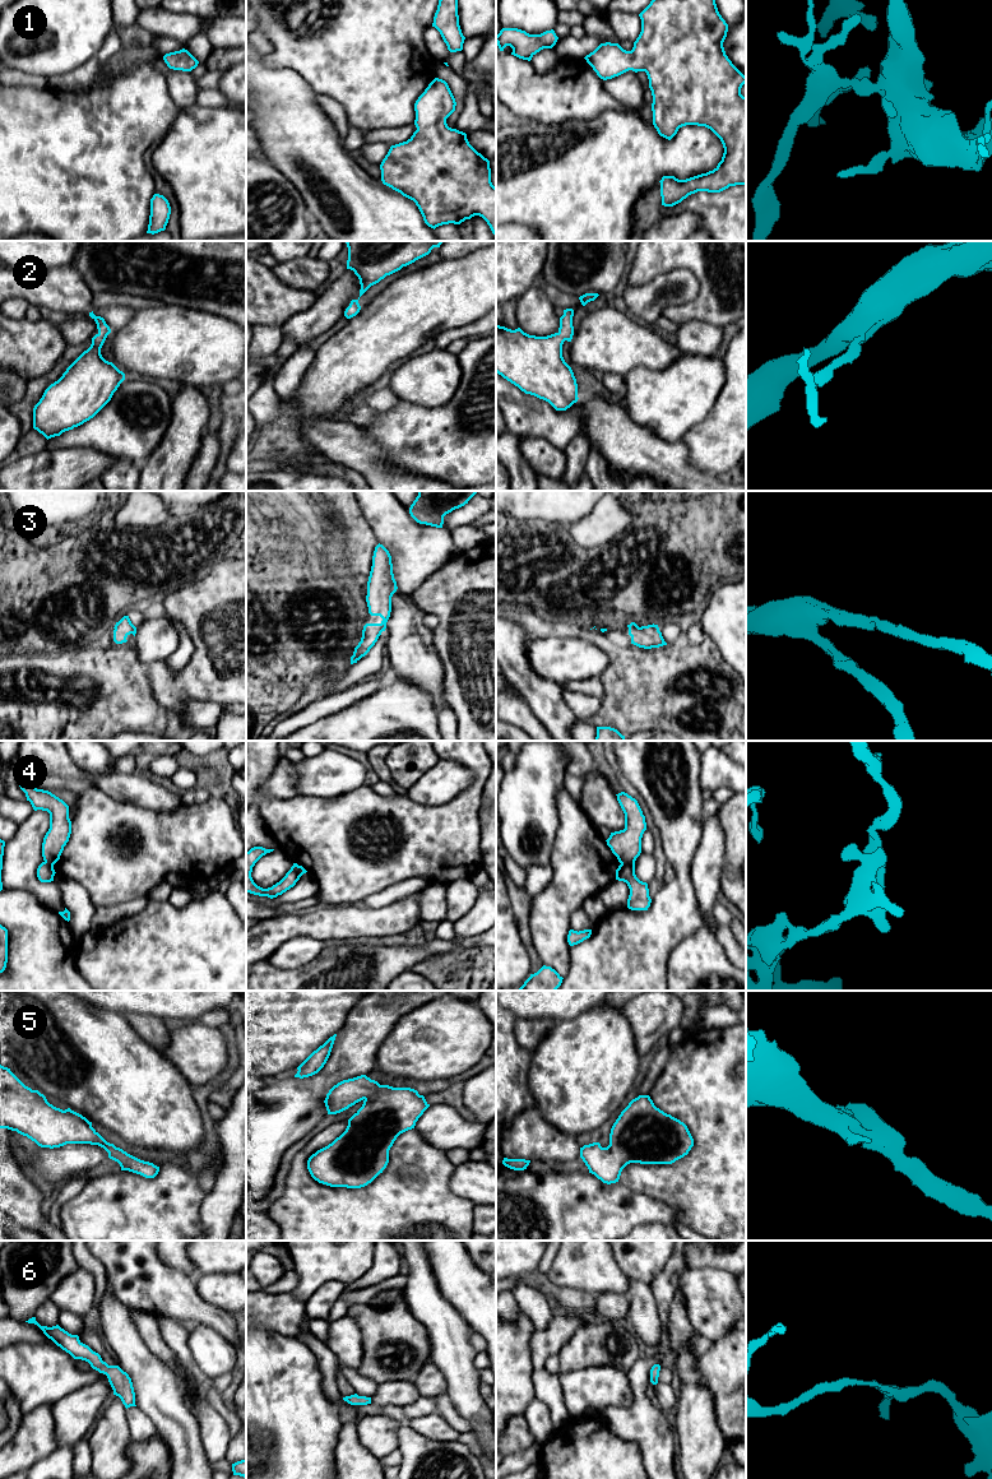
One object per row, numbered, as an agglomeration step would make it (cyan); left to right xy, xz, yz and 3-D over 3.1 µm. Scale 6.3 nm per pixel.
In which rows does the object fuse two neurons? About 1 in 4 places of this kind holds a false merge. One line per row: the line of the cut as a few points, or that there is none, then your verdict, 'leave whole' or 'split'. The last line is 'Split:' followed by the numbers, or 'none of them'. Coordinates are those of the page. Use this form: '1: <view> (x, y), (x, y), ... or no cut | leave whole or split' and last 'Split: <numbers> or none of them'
1: no cut | leave whole
2: no cut | leave whole
3: no cut | leave whole
4: no cut | leave whole
5: no cut | leave whole
6: no cut | leave whole
Split: none of them

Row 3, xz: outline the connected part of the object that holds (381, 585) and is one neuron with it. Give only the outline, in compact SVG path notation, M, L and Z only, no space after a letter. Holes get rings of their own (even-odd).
M379 543L375 547L372 556L366 602L368 613L371 616L380 616L383 621L380 623L366 623L363 626L362 638L354 648L353 655L351 657L351 664L357 663L365 657L375 645L381 632L385 631L391 612L391 597L397 589L391 556L389 551Z

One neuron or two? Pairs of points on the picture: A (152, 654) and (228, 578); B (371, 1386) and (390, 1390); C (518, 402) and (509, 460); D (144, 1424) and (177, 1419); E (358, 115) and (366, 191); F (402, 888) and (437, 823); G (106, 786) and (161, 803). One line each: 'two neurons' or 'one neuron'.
A: two neurons
B: two neurons
C: two neurons
D: two neurons
E: two neurons
F: two neurons
G: one neuron

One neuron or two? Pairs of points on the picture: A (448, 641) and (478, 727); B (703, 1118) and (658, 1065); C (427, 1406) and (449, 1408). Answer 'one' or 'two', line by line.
A: one
B: two
C: two

